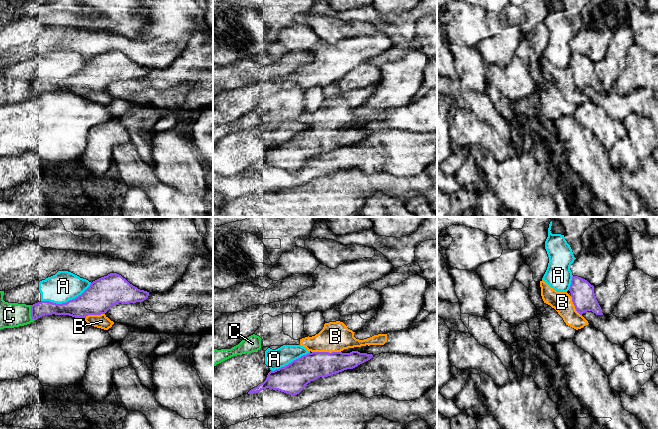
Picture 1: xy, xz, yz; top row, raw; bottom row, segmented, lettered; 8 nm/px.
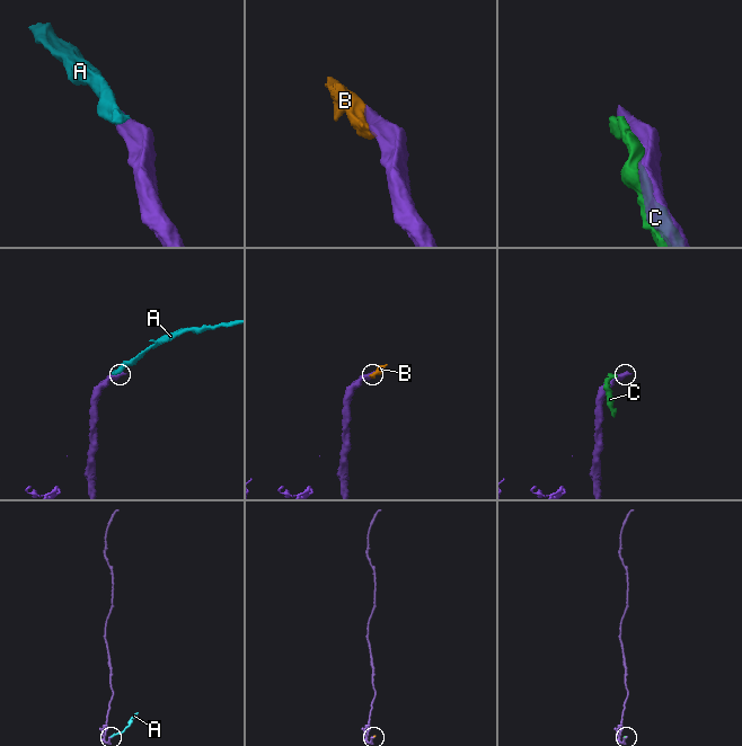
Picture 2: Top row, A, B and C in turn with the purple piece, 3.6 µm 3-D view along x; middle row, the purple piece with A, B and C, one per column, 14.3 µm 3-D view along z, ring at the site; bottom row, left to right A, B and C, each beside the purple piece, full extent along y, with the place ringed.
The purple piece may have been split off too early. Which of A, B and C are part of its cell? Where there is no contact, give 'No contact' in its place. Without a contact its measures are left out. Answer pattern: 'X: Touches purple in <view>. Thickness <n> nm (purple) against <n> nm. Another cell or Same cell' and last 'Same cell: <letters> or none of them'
A: Touches purple in xy. Thickness 240 nm (purple) against 240 nm. Another cell
B: Touches purple in xz. Thickness 220 nm (purple) against 240 nm. Same cell
C: Touches purple in xy. Thickness 120 nm (purple) against 190 nm. Another cell
Same cell: B

